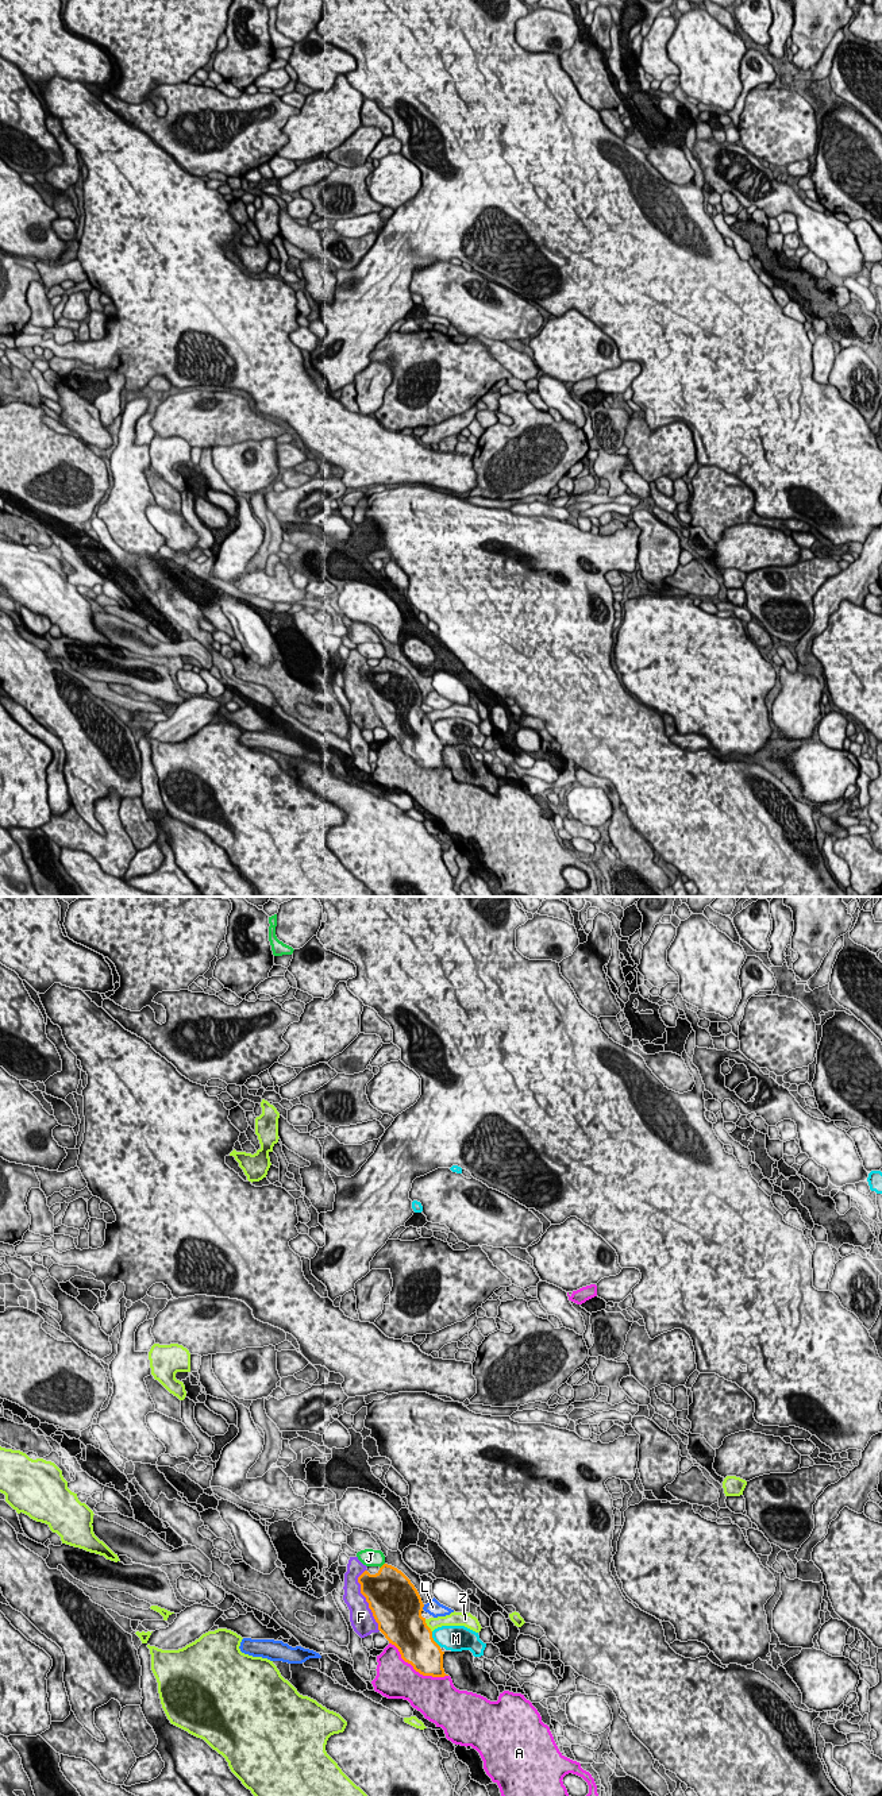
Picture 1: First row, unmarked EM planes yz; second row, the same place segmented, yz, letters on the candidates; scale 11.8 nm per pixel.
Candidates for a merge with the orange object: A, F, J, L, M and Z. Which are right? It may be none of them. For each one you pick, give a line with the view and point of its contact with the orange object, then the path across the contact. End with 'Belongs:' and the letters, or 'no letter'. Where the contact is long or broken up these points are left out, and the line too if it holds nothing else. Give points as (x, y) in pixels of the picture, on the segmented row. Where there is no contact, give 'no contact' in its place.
F: yz (366, 1600)
Belongs: F

